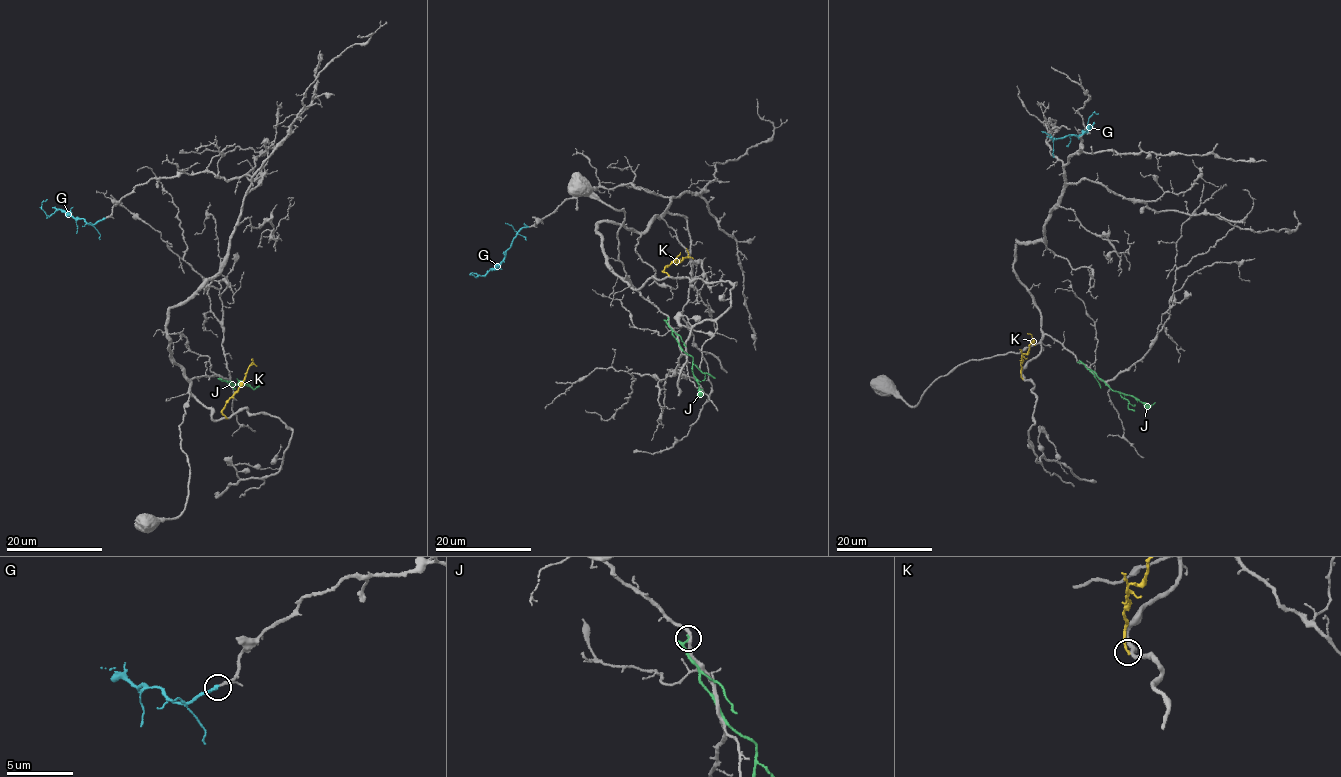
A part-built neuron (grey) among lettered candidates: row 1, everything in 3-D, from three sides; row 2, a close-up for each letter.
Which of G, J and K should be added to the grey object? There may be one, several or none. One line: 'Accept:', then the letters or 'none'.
Accept: G

